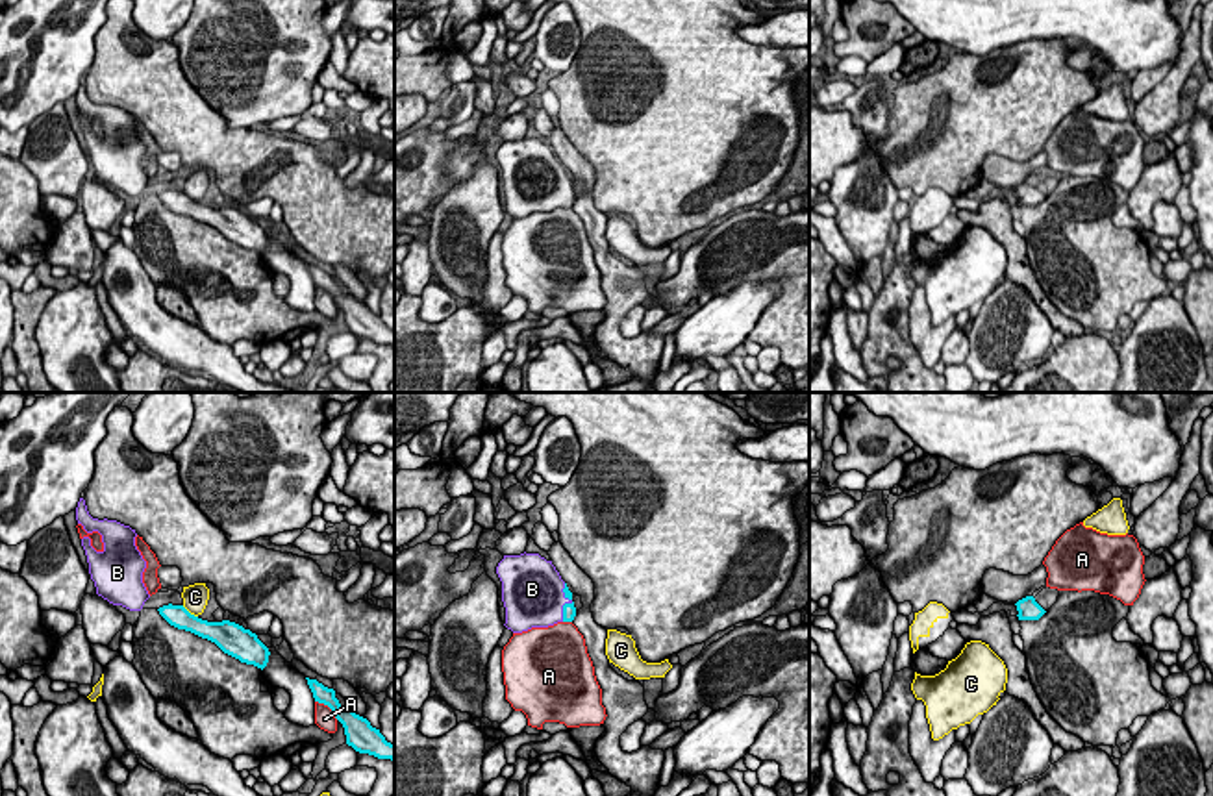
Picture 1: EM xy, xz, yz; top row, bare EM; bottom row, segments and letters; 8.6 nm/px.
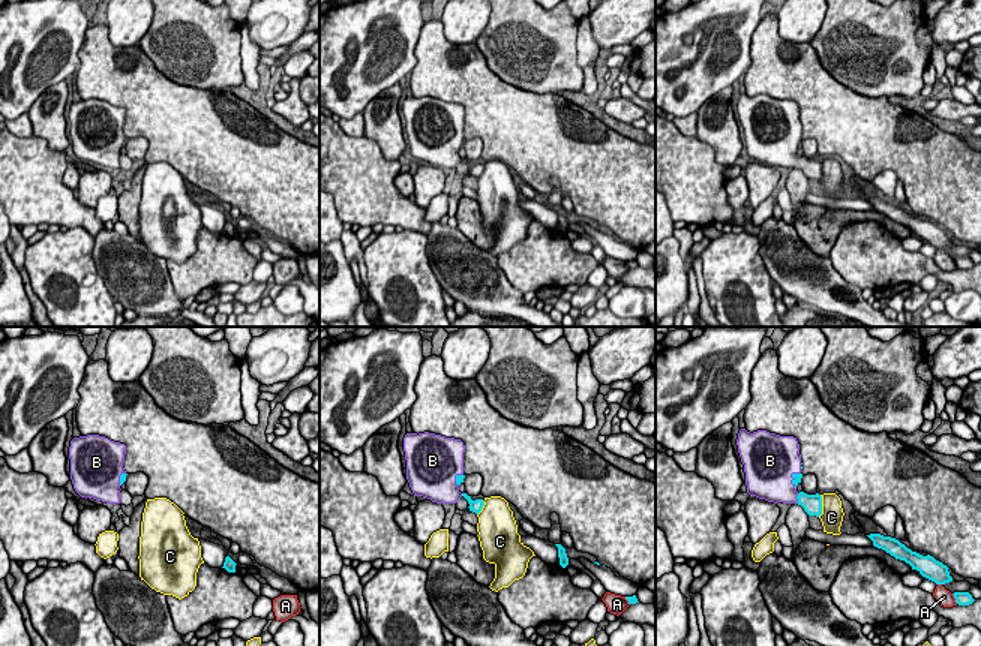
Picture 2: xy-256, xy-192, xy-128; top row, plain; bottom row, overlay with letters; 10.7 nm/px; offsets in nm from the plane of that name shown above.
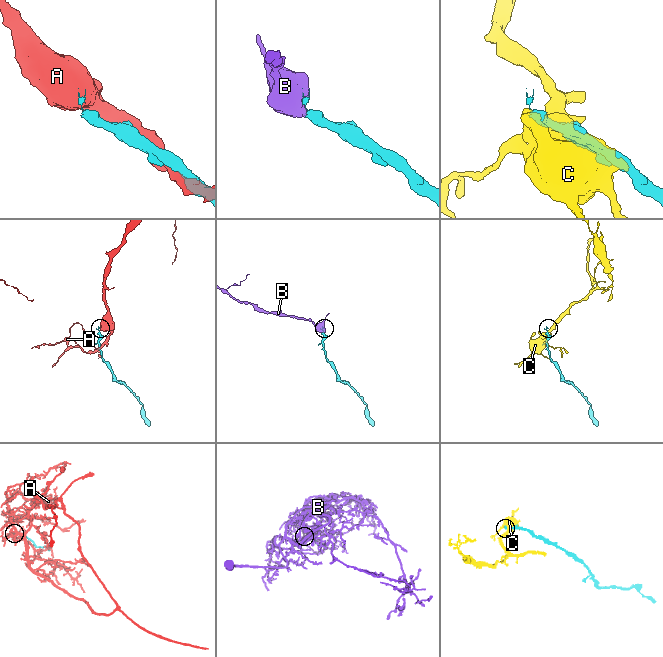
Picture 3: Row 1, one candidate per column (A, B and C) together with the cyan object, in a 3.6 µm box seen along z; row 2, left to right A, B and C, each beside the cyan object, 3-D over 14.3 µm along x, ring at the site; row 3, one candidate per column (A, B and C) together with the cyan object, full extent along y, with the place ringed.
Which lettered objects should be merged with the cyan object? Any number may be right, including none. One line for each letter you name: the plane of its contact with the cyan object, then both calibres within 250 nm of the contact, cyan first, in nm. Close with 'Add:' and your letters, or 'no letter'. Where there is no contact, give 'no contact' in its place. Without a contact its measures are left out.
B: contact in xz; calibres 130 and 440 nm
Add: B

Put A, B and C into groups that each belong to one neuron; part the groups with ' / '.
A / B / C

